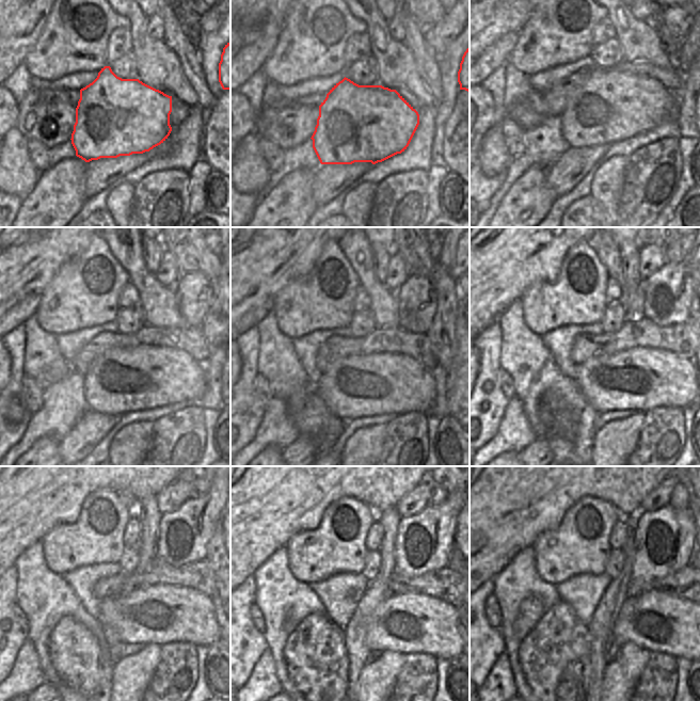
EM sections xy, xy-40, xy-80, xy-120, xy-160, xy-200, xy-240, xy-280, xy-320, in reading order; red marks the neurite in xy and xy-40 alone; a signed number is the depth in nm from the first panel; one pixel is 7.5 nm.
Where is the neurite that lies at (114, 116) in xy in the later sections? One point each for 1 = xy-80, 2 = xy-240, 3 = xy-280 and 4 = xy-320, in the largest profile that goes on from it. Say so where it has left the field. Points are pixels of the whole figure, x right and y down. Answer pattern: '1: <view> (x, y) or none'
1: xy-80 (595, 123)
2: xy-240 (159, 615)
3: xy-280 (408, 623)
4: xy-320 (658, 622)

